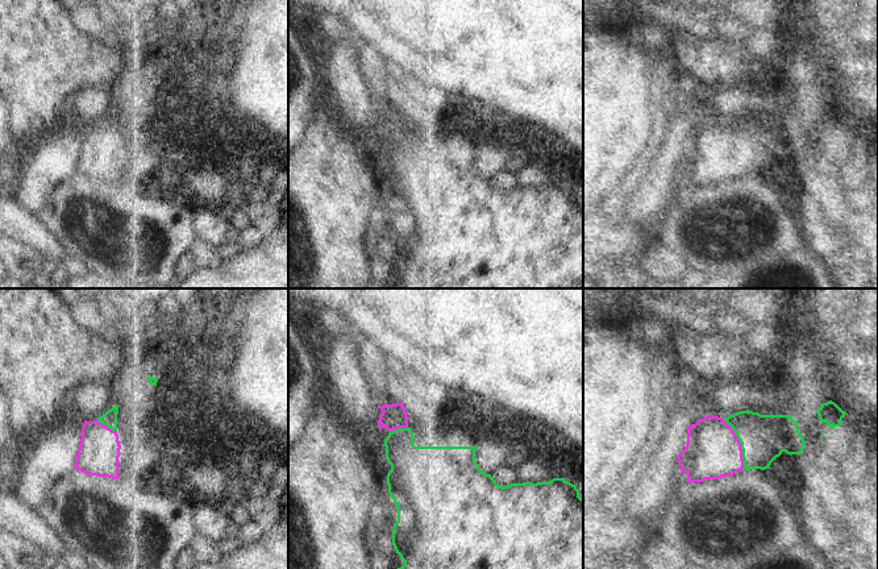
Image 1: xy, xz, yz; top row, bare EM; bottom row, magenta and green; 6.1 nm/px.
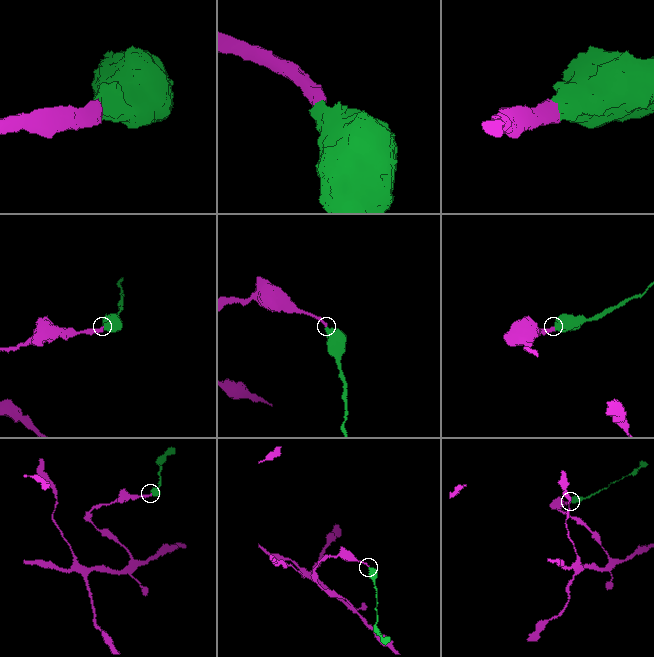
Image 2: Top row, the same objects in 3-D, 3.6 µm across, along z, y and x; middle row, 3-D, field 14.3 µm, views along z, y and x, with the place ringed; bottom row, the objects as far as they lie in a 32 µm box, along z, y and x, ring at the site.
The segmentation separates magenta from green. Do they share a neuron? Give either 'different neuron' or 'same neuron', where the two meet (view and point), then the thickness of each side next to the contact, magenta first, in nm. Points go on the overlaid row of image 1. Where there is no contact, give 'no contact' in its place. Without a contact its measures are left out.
same neuron; meets magenta in yz at (740, 444); 340 nm thick on the magenta side, 280 nm on the other

